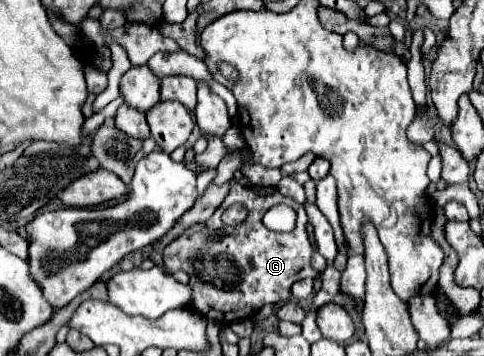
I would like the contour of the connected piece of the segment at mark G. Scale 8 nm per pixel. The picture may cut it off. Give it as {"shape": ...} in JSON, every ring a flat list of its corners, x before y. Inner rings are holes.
{"shape":[[234,183,224,203,206,223,188,227,180,237,166,245,162,253,164,267,168,273,182,269,190,275,194,305,206,319,226,321,226,315,232,315,232,321,246,319,256,315,258,309,268,303,288,301,292,283,302,277,302,269,310,267,312,245,306,237,306,221,308,217,304,207,294,199,284,197,278,189,262,197,254,189],[234,203,244,205,248,209,248,217,236,227,228,227,220,217],[278,203,288,203,298,213,296,227,290,233,276,233,262,225,262,215,268,207]]}

